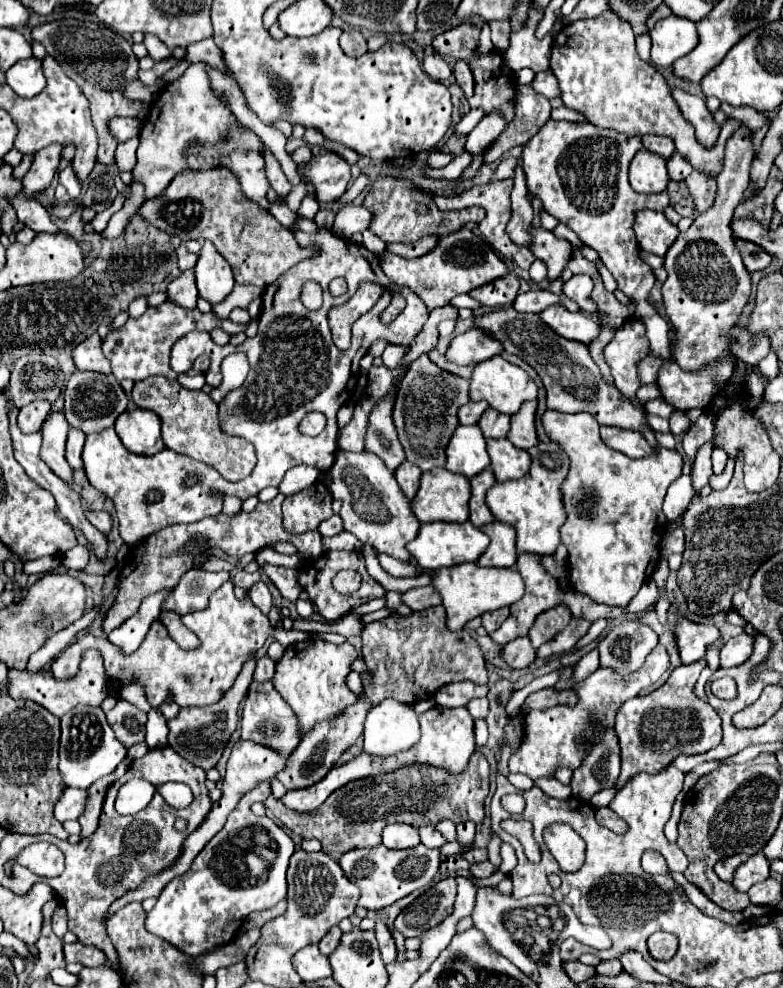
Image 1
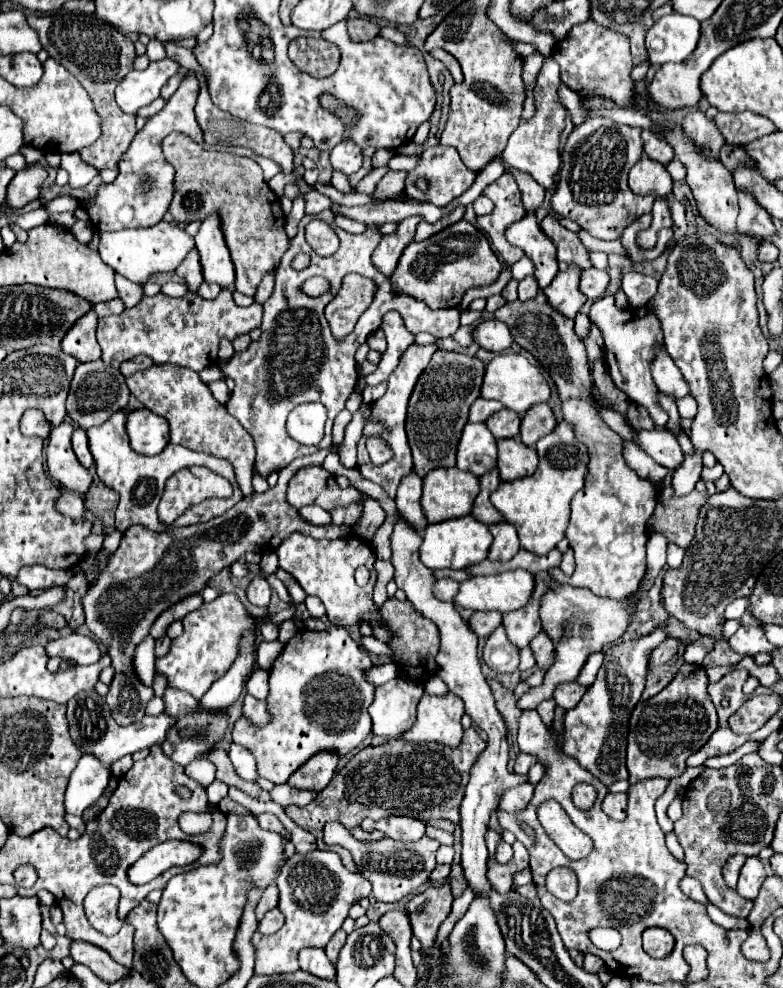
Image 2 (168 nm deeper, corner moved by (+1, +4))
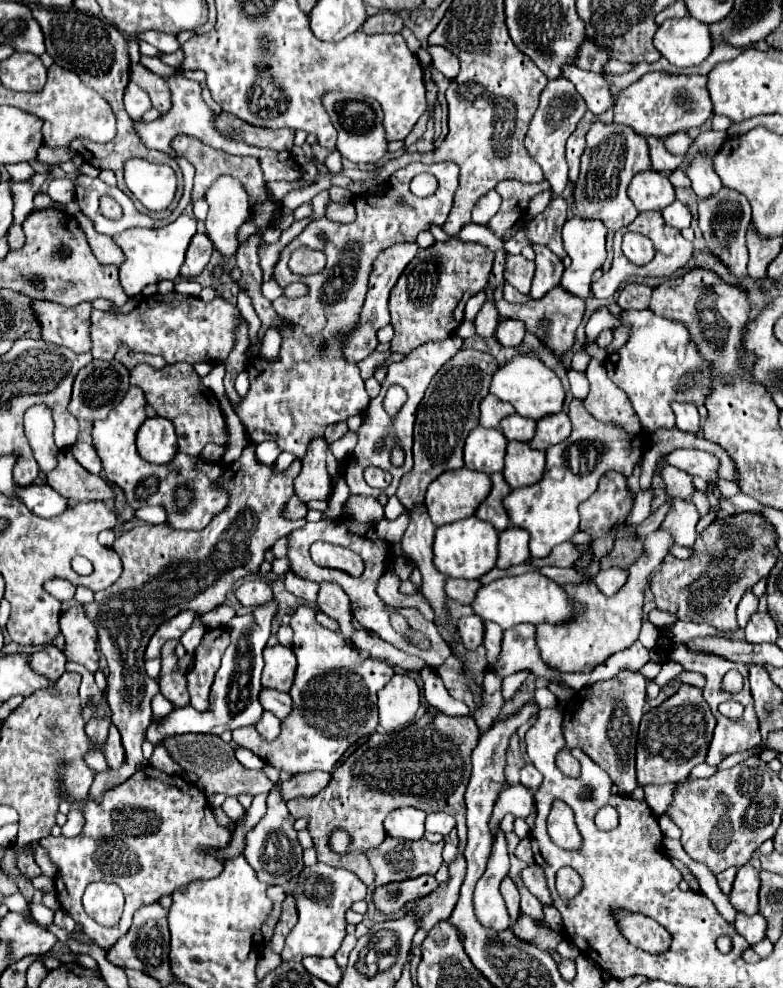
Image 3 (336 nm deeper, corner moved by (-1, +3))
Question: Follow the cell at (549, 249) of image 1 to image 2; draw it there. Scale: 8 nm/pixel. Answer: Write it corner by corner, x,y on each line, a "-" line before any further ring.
526,214
520,222
512,224
506,230
506,238
510,244
524,250
524,254
534,262
534,278
538,288
546,288
554,276
558,274
558,260
556,260
556,246
538,226
534,214

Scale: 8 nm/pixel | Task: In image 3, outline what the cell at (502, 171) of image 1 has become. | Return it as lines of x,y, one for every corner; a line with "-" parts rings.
566,77
550,79
548,85
544,87
544,91
540,93
540,105
530,121
530,127
528,127
528,133
524,139
524,147
526,147
528,157
534,163
538,163
540,169
544,171
544,179
550,183
554,195
560,195
566,187
568,165
566,165
566,157
564,157
564,145
584,113
586,113
584,99
578,95
574,83
570,83

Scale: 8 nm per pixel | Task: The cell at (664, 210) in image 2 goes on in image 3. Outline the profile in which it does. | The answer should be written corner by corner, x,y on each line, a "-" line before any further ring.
678,199
674,203
670,203
664,211
662,211
662,217
666,221
666,225
670,227
676,227
676,229
684,229
684,227
690,227
690,221
692,221
692,215
690,215
690,209
680,203

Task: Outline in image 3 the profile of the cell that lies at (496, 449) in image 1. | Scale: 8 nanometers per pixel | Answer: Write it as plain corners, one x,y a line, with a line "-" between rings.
510,441
506,449
506,465
504,479
506,483
516,487
528,487
542,479
544,475
544,453
532,449
528,443

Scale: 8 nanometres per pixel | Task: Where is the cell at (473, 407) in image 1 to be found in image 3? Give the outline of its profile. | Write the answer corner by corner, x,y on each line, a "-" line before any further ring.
488,395
480,403
480,425
498,427
498,421
502,421
502,417
508,417
512,413
514,413
514,407
510,403
504,403
504,401
496,399
494,395

